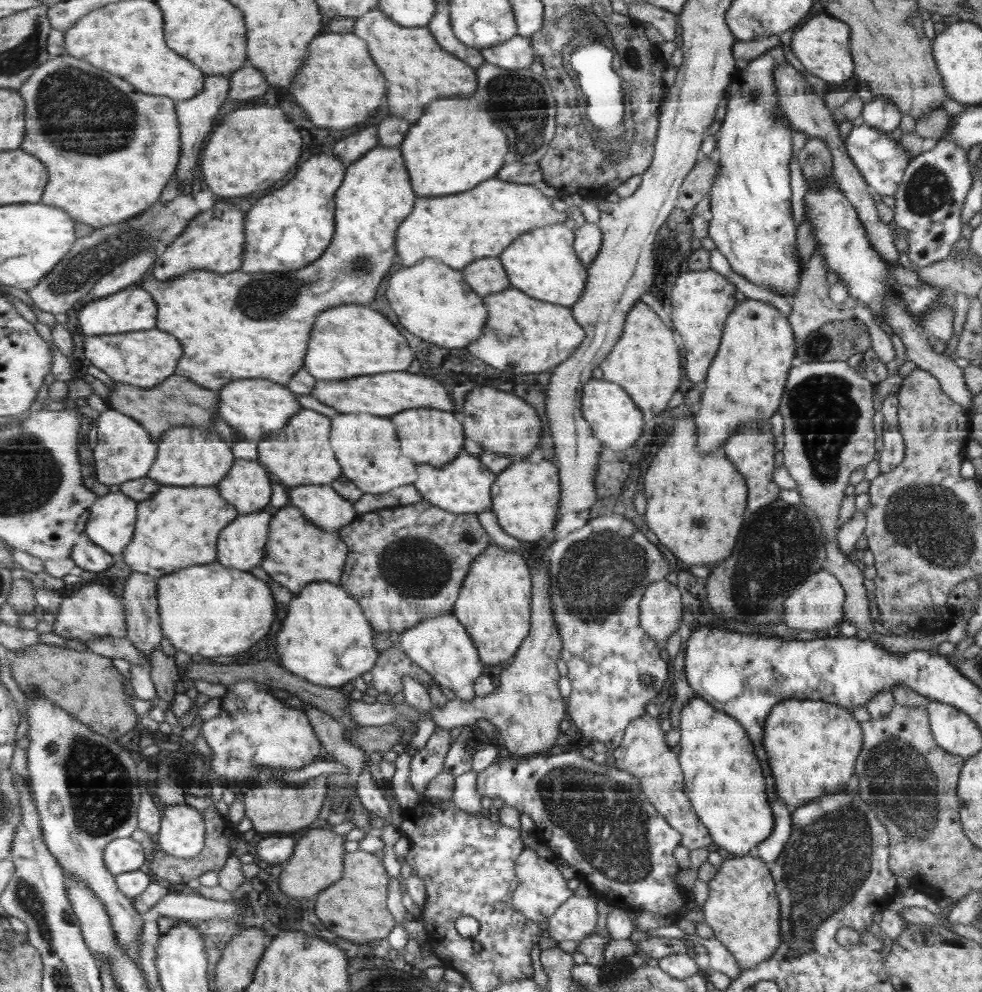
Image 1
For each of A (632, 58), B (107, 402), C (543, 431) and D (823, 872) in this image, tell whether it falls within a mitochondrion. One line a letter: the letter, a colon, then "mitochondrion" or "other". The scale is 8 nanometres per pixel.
A: mitochondrion
B: other
C: other
D: mitochondrion

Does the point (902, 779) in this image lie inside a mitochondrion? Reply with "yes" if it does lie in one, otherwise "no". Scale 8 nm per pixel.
yes

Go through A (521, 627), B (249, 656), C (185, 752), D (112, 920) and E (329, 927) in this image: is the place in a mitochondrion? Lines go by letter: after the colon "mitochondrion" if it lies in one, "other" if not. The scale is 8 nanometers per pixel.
A: other
B: other
C: other
D: other
E: other

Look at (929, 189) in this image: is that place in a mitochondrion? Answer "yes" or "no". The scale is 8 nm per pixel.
yes

